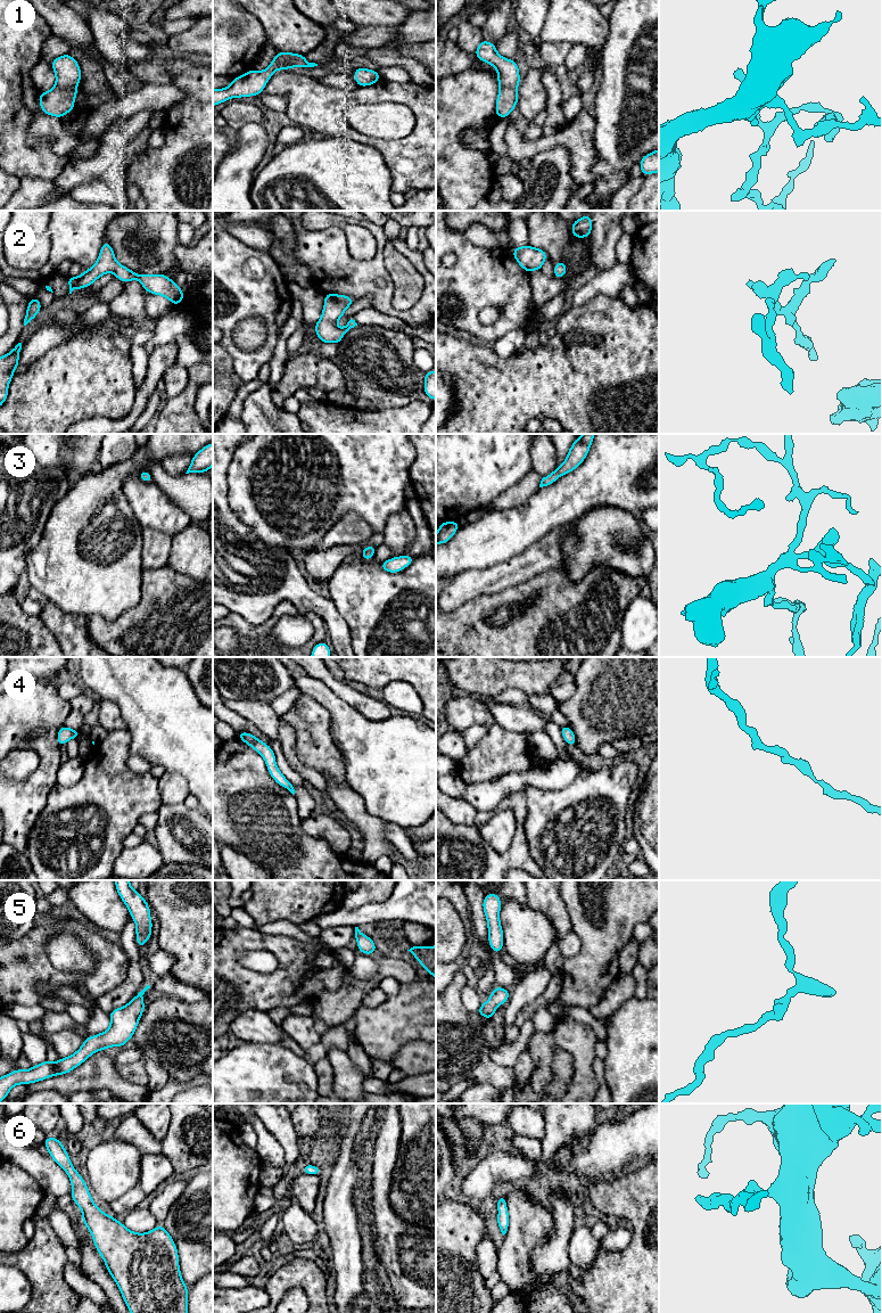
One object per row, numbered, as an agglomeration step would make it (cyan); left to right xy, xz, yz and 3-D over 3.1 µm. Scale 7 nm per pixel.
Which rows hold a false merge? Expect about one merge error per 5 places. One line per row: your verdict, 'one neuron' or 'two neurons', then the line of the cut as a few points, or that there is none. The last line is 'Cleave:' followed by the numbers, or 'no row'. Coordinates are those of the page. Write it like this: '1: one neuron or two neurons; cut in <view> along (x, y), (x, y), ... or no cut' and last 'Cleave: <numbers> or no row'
1: two neurons; cut in xy along (56, 84), (62, 88), (75, 87)
2: one neuron; no cut
3: one neuron; no cut
4: one neuron; no cut
5: one neuron; no cut
6: one neuron; no cut
Cleave: 1

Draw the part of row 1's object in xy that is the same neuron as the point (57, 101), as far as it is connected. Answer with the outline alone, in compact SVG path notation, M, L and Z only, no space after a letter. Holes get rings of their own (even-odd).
M57 85L39 95L39 104L44 114L63 117L74 109L77 88L61 89Z

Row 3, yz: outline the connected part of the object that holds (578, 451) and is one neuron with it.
M584 434L578 436L568 451L568 456L560 467L553 473L543 477L539 487L553 484L560 476L566 475L576 469L586 458L595 434Z

